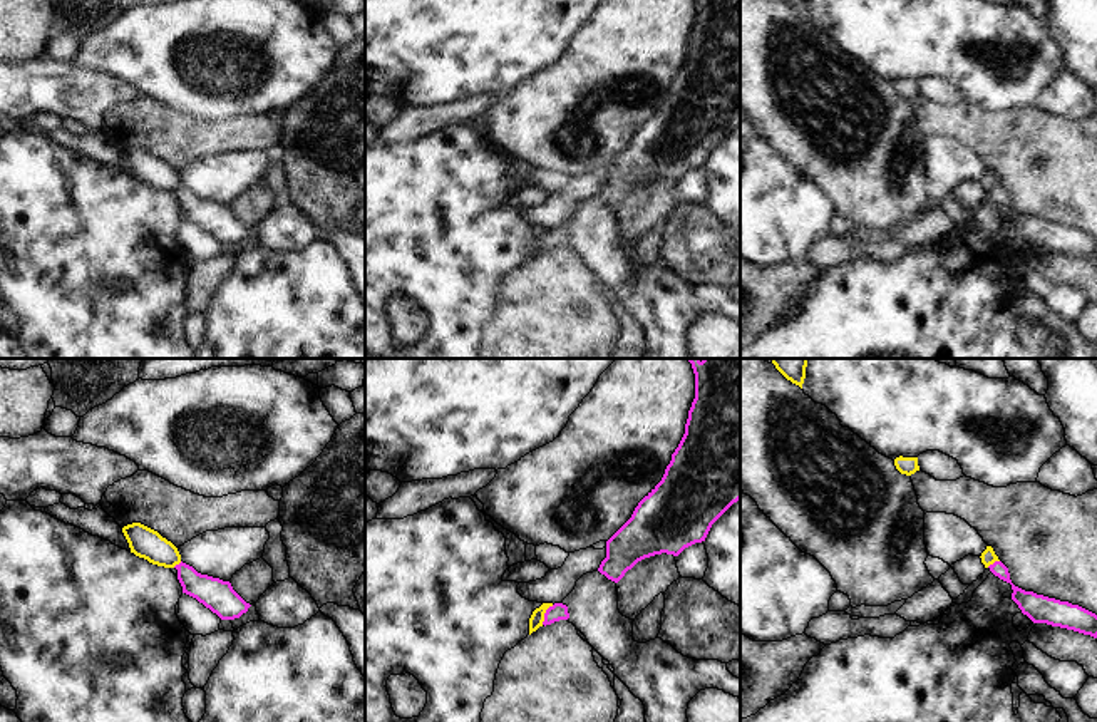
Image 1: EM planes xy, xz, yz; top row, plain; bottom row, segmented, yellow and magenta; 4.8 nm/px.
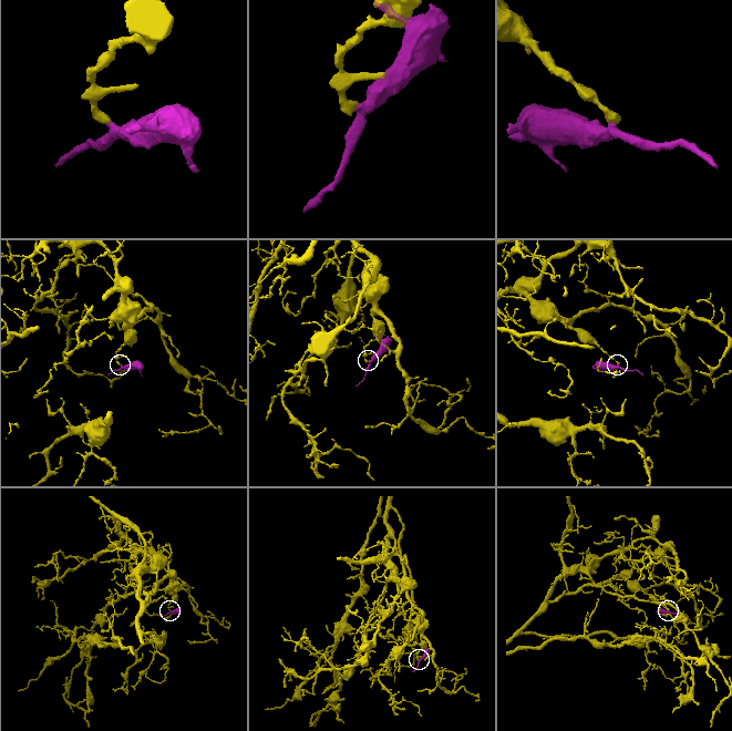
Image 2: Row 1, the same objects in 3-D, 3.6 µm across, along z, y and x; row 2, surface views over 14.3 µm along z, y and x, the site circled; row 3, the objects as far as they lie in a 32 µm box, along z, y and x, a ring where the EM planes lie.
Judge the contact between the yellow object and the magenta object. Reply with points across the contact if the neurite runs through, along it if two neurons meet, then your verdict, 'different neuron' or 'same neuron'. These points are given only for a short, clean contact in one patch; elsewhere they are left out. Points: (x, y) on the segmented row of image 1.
along xz (553, 605), (546, 610), (541, 624) | different neuron

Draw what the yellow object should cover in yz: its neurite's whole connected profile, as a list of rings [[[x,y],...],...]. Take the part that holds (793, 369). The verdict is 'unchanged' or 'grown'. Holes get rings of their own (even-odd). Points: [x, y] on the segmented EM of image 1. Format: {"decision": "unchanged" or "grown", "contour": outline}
{"decision": "unchanged", "contour": [[[772,358],[772,364],[787,380],[802,389],[807,358]]]}

